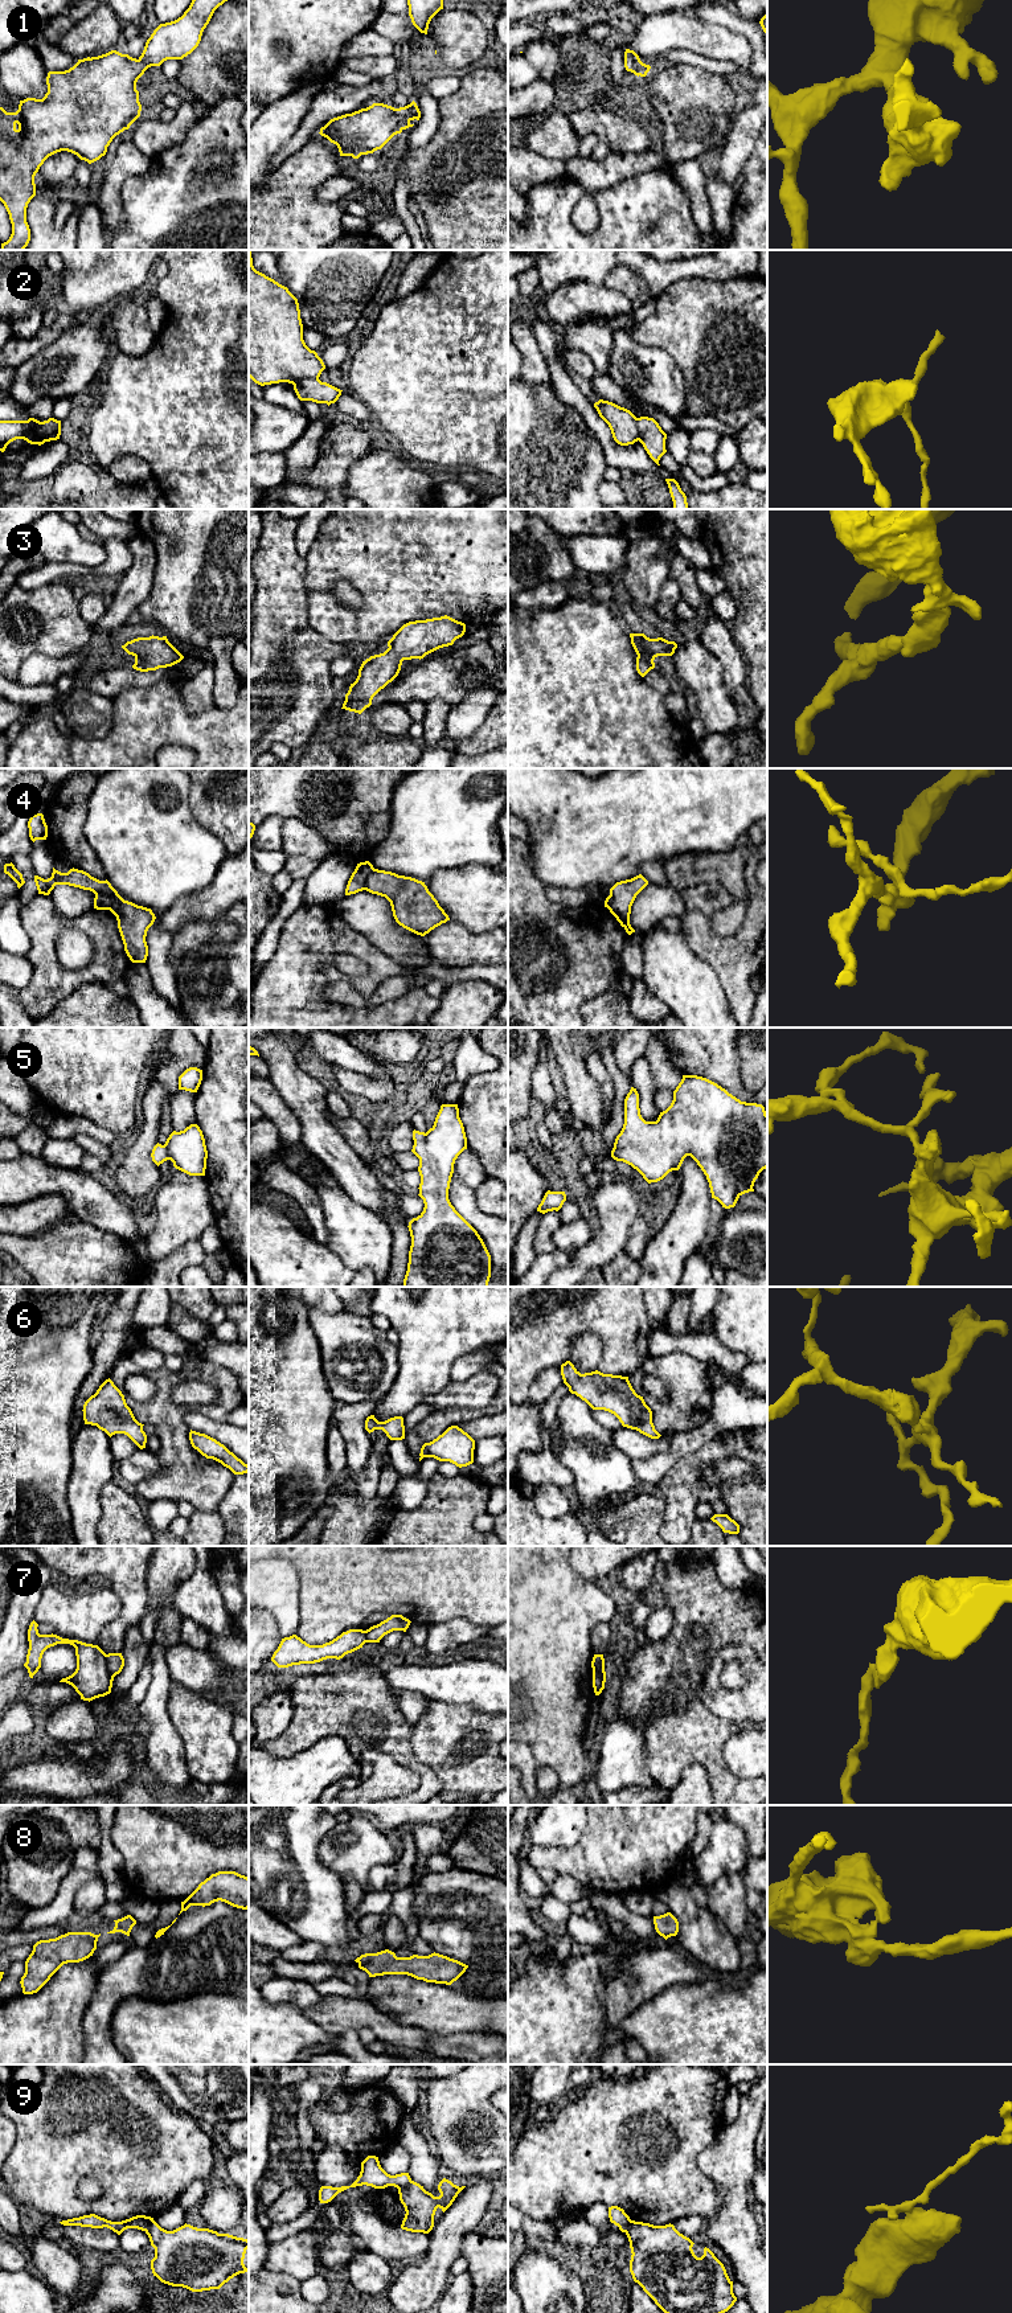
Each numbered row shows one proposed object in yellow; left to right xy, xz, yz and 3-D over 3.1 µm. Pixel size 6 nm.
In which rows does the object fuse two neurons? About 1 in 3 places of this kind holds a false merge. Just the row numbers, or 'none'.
4, 7, 9

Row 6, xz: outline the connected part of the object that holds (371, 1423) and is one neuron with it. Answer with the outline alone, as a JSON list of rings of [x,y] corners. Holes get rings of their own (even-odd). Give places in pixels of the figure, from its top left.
[[[370,1415],[365,1420],[365,1430],[369,1434],[374,1430],[382,1430],[390,1440],[405,1439],[405,1426],[402,1416],[394,1416],[385,1422],[378,1422],[374,1415]]]

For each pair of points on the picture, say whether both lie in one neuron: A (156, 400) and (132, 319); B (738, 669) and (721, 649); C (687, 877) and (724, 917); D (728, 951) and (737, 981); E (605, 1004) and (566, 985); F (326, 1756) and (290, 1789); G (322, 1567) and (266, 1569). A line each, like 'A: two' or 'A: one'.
A: two
B: one
C: one
D: one
E: two
F: one
G: two

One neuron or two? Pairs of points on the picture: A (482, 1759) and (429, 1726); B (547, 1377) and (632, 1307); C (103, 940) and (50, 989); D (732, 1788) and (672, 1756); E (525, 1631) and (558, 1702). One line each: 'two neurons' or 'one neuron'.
A: one neuron
B: two neurons
C: one neuron
D: one neuron
E: one neuron

